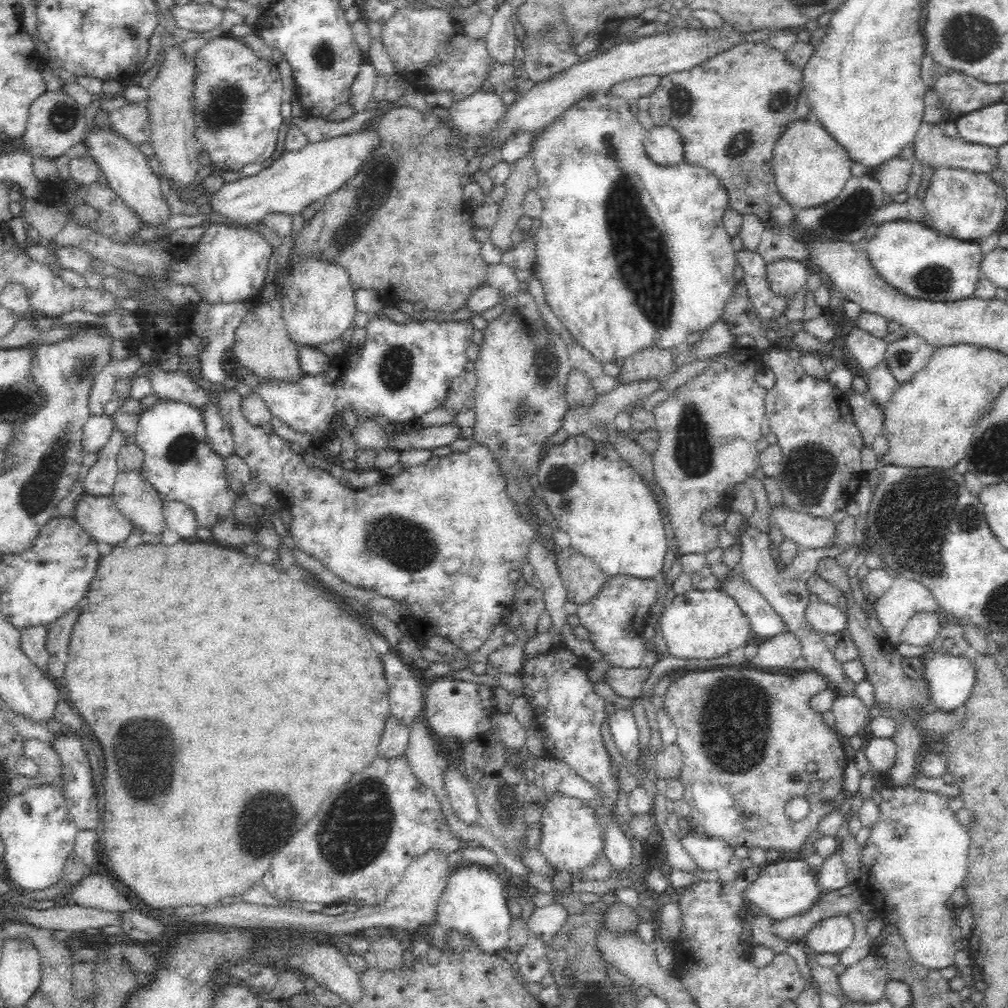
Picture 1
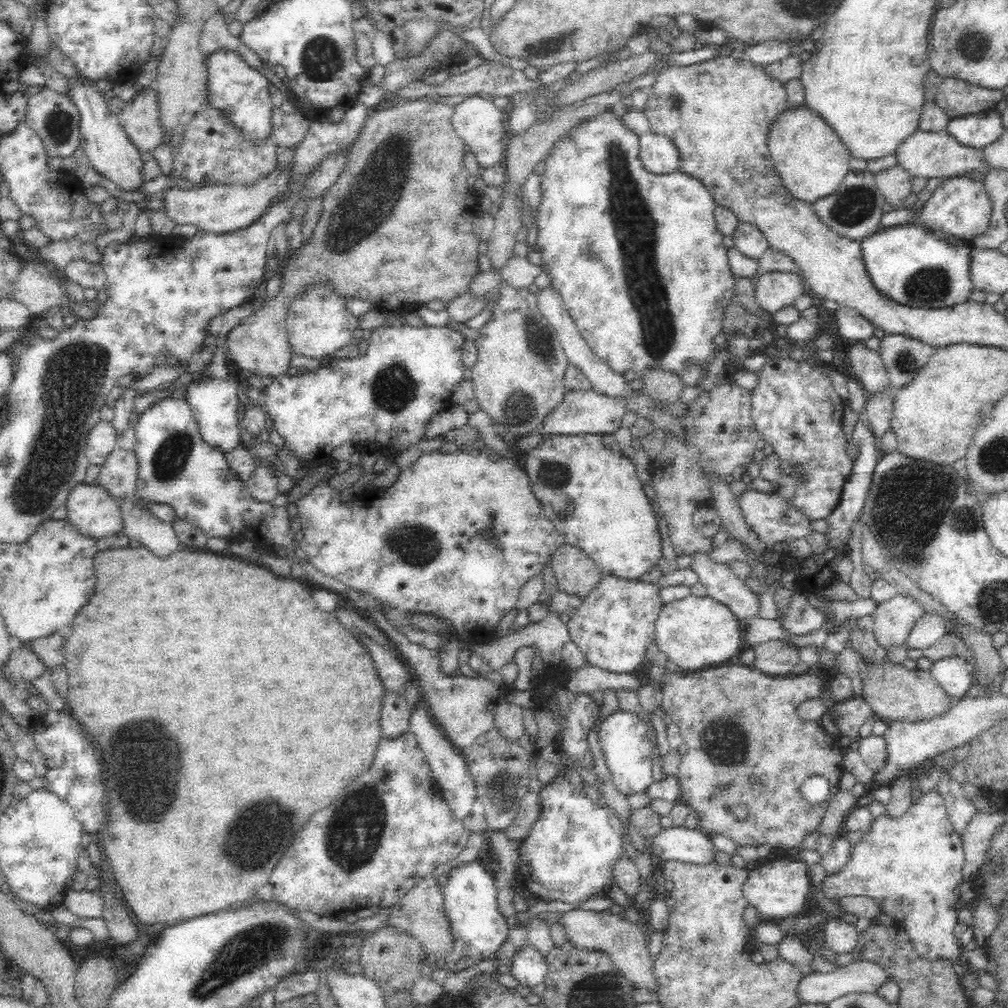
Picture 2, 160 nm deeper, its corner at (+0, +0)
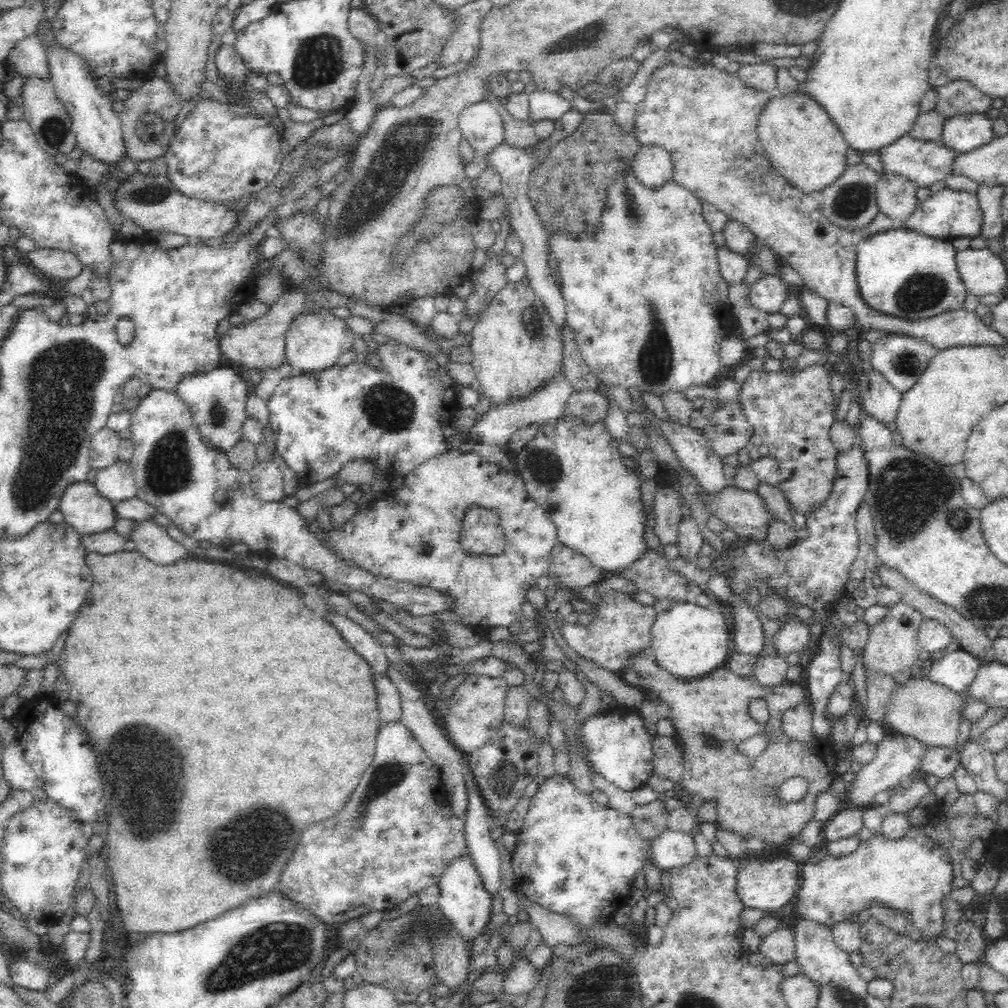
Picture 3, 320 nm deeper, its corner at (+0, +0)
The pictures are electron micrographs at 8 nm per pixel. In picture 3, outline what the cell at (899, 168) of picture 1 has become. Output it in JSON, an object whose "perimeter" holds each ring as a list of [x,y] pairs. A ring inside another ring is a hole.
{"perimeter":[[[898,173],[880,174],[876,186],[878,208],[893,220],[895,227],[916,208],[916,189],[914,182]]]}

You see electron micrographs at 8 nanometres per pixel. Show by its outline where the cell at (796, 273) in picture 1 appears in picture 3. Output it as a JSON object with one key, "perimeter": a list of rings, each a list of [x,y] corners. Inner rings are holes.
{"perimeter":[[[764,275],[751,285],[750,299],[752,299],[752,303],[756,308],[769,314],[780,311],[786,296],[790,293],[784,281],[778,275]]]}

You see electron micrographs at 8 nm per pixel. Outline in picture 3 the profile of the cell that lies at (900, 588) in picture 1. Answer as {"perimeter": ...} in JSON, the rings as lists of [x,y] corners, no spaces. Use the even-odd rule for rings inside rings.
{"perimeter":[[[902,600],[888,607],[886,616],[870,628],[868,644],[862,653],[864,668],[870,667],[870,669],[892,676],[909,668],[914,671],[919,662],[918,654],[921,649],[917,644],[917,634],[924,620],[925,617],[916,608]]]}

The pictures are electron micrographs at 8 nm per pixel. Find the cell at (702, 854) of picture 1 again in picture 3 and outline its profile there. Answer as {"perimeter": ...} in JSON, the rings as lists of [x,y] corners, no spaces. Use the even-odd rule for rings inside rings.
{"perimeter":[[[666,829],[650,843],[650,861],[666,872],[668,869],[686,865],[698,858],[696,842],[690,833]]]}

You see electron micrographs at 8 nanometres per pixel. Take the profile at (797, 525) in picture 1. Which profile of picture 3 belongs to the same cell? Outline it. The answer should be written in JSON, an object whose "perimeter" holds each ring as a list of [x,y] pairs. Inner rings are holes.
{"perimeter":[[[731,485],[718,497],[707,496],[712,516],[724,522],[726,528],[756,545],[768,544],[770,524],[776,523],[777,517],[760,494]]]}

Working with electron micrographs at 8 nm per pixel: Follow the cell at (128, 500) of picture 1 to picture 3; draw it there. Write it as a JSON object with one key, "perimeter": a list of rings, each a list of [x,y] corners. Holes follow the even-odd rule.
{"perimeter":[[[154,520],[134,522],[132,532],[128,535],[136,543],[136,549],[148,560],[156,564],[172,564],[176,560],[191,557],[180,542],[168,536],[168,530]]]}

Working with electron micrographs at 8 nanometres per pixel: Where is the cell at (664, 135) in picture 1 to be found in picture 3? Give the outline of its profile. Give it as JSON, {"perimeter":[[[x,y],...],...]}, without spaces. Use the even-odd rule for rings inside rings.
{"perimeter":[[[644,144],[630,162],[634,175],[648,188],[656,188],[673,178],[674,163],[670,151],[658,144]]]}

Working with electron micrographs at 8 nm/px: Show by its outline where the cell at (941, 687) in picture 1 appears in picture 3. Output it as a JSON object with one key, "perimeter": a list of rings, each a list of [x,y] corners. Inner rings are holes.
{"perimeter":[[[960,648],[933,660],[928,677],[951,691],[963,694],[974,682],[981,664],[982,661]]]}

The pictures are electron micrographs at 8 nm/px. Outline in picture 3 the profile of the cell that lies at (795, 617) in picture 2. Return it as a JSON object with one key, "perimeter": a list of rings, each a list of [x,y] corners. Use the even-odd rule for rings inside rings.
{"perimeter":[[[795,614],[791,617],[792,619],[779,626],[778,632],[773,636],[774,650],[778,655],[788,656],[799,652],[813,638],[808,622],[797,620]]]}

